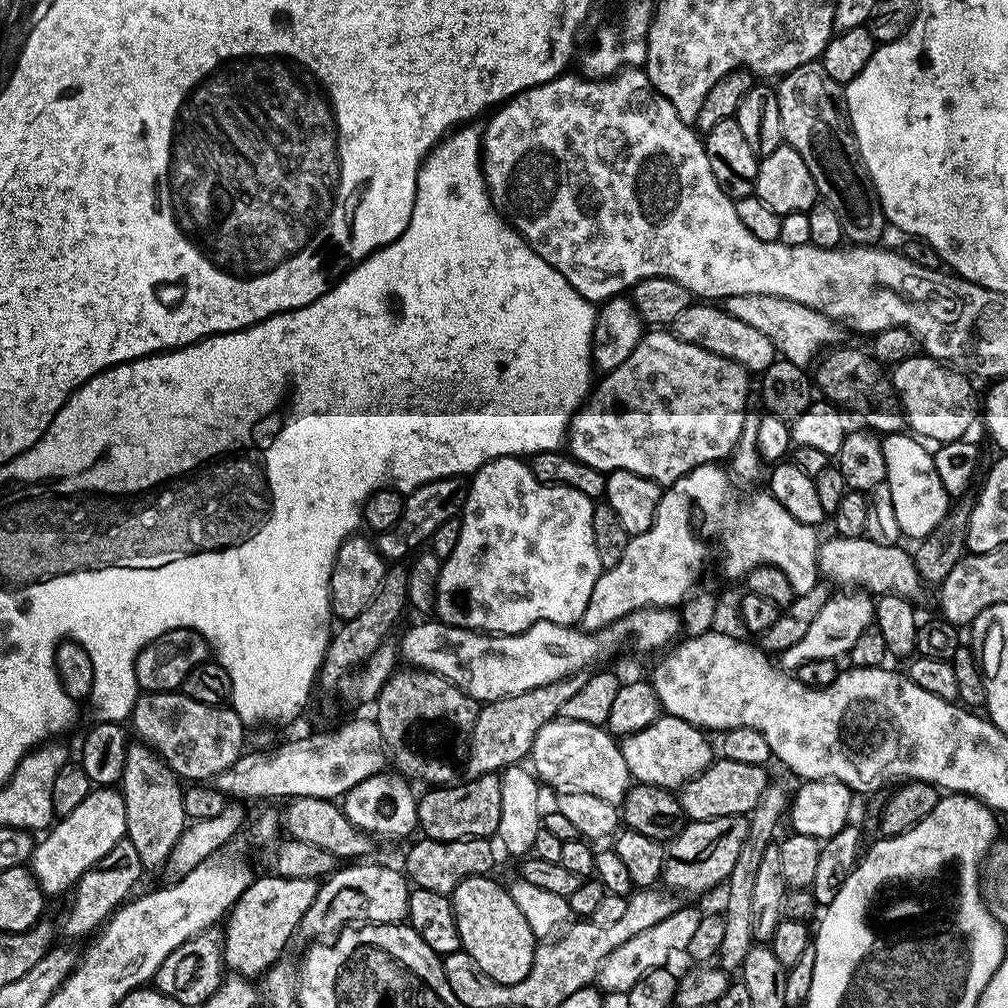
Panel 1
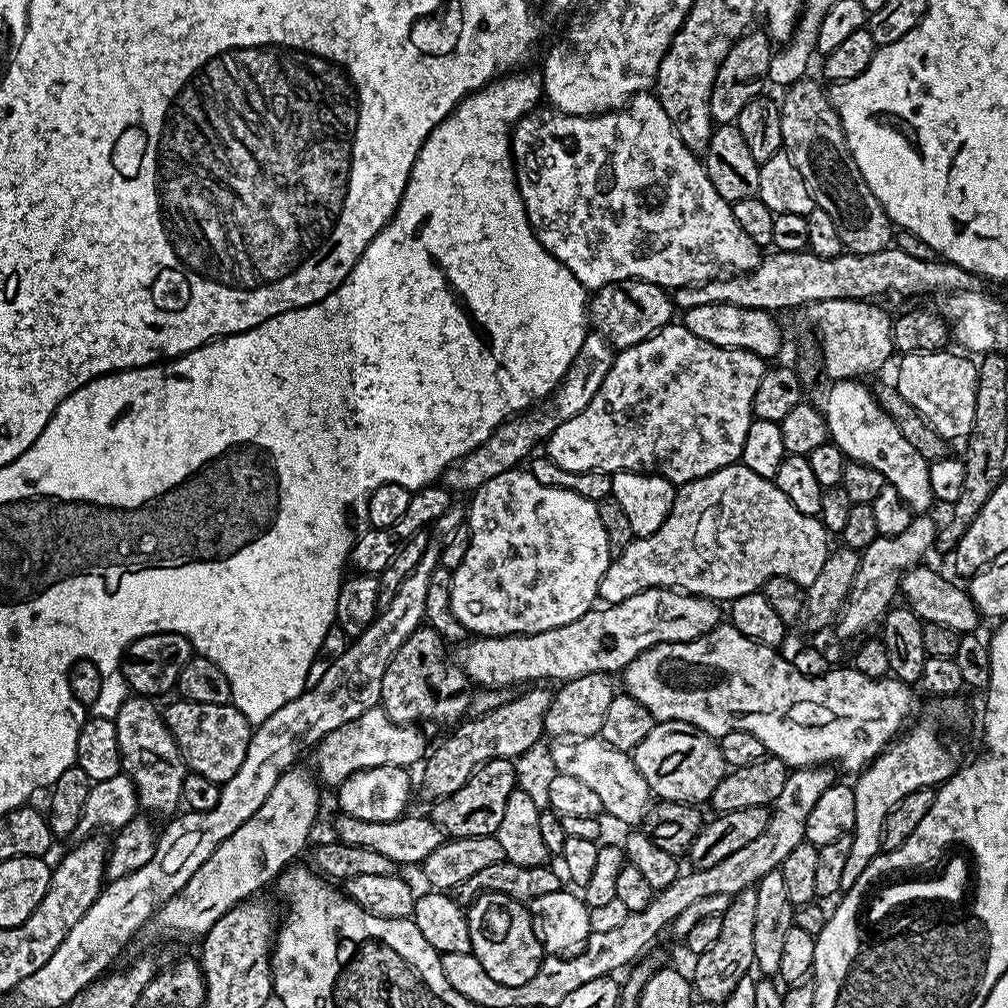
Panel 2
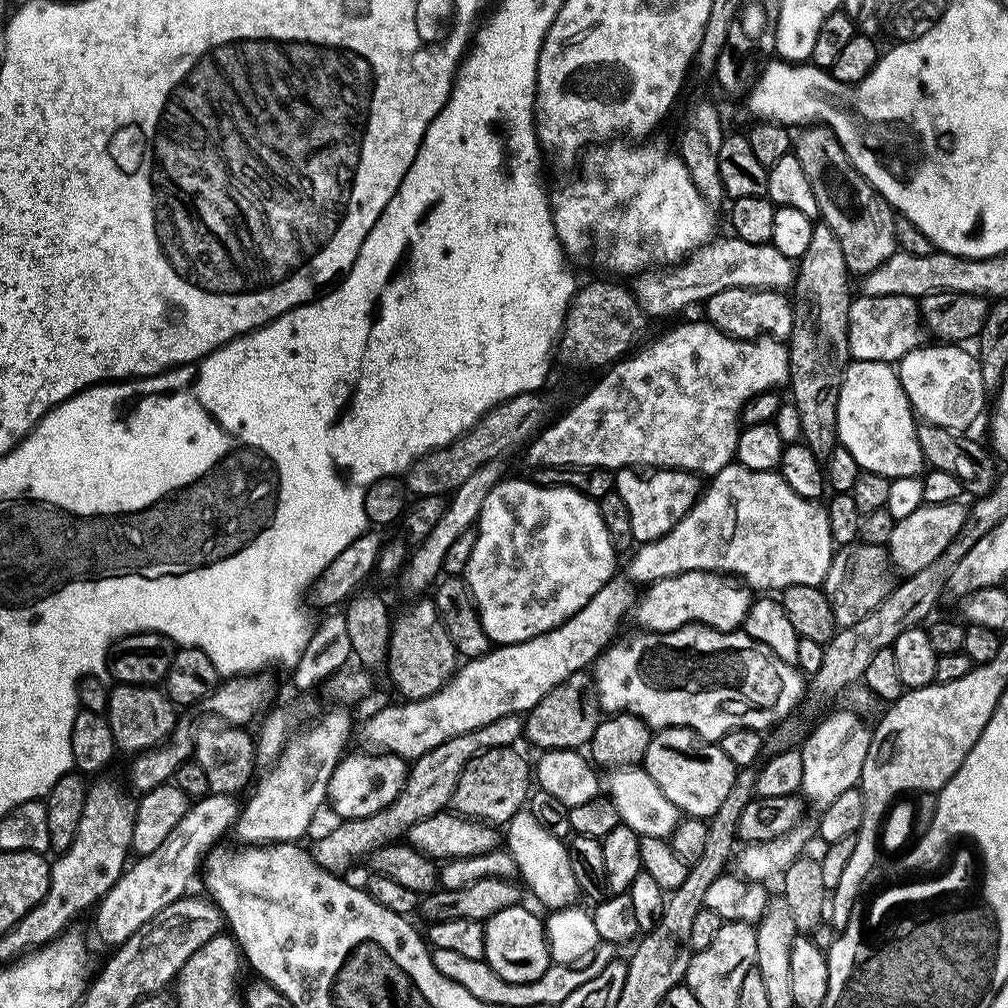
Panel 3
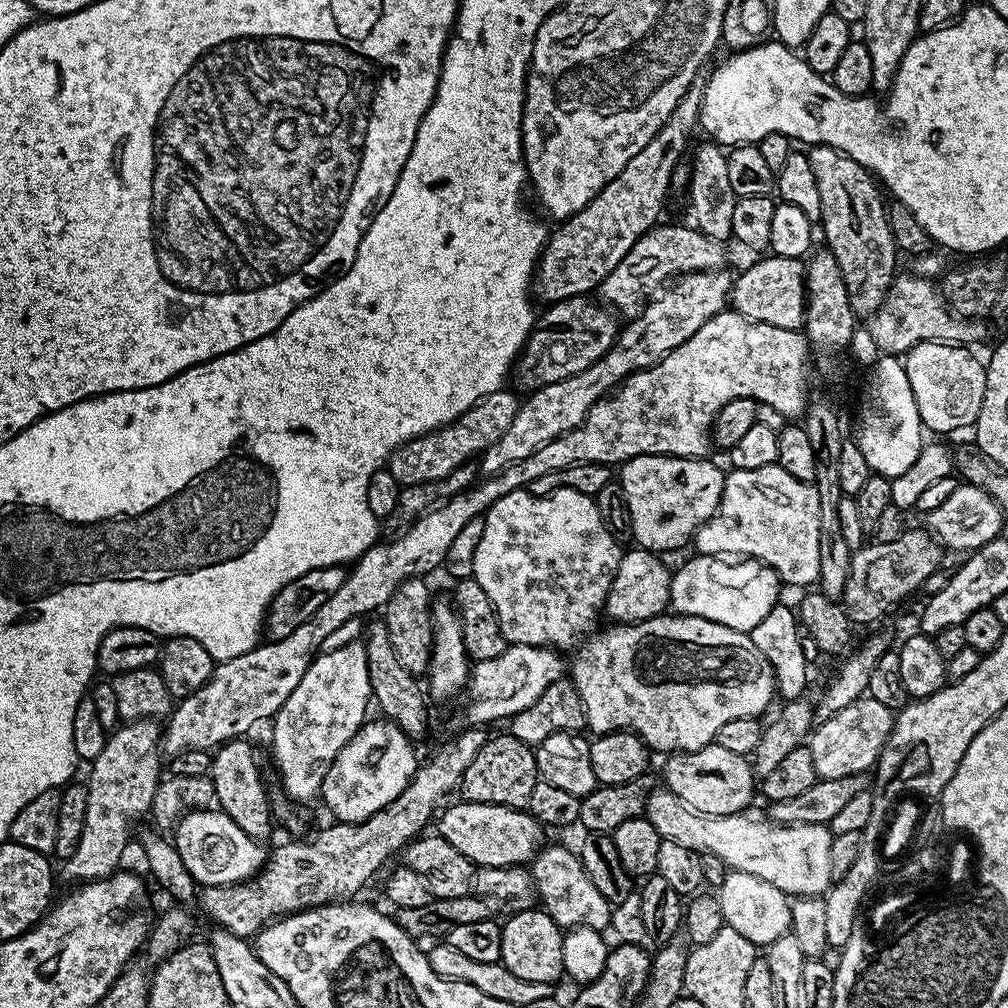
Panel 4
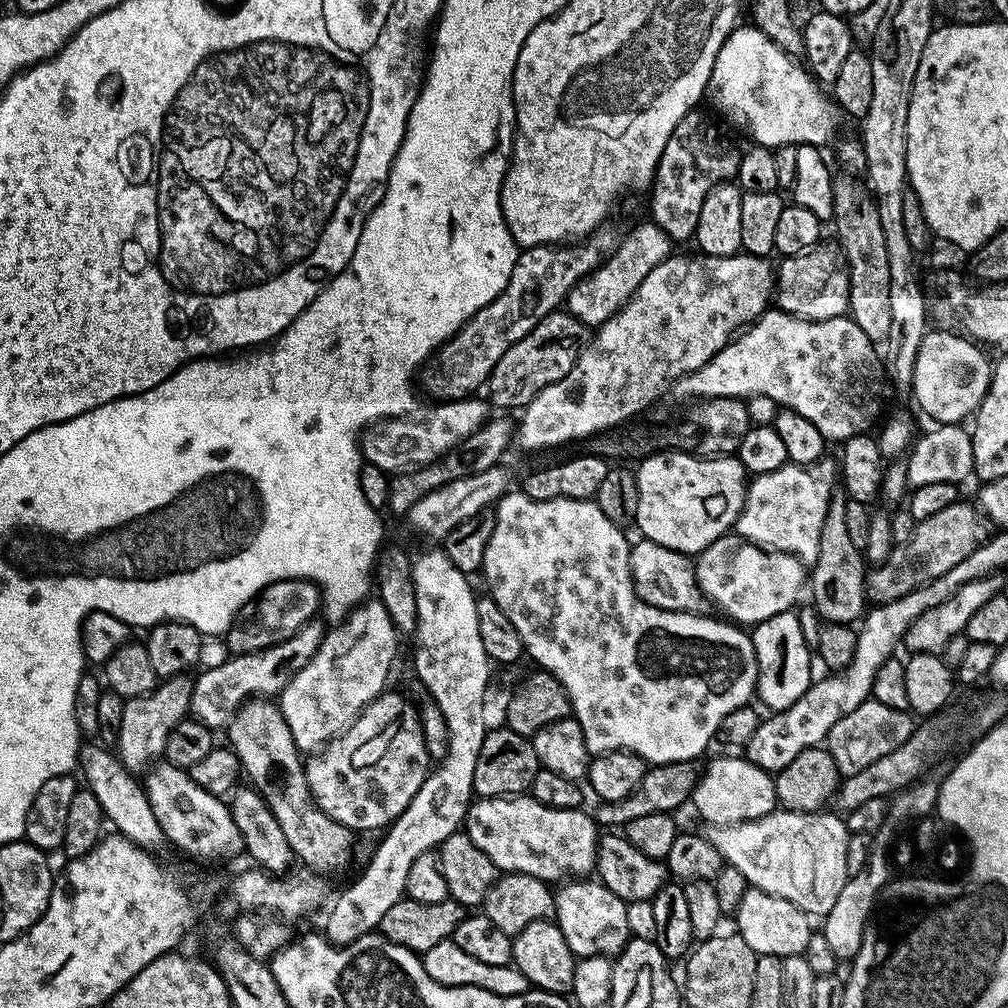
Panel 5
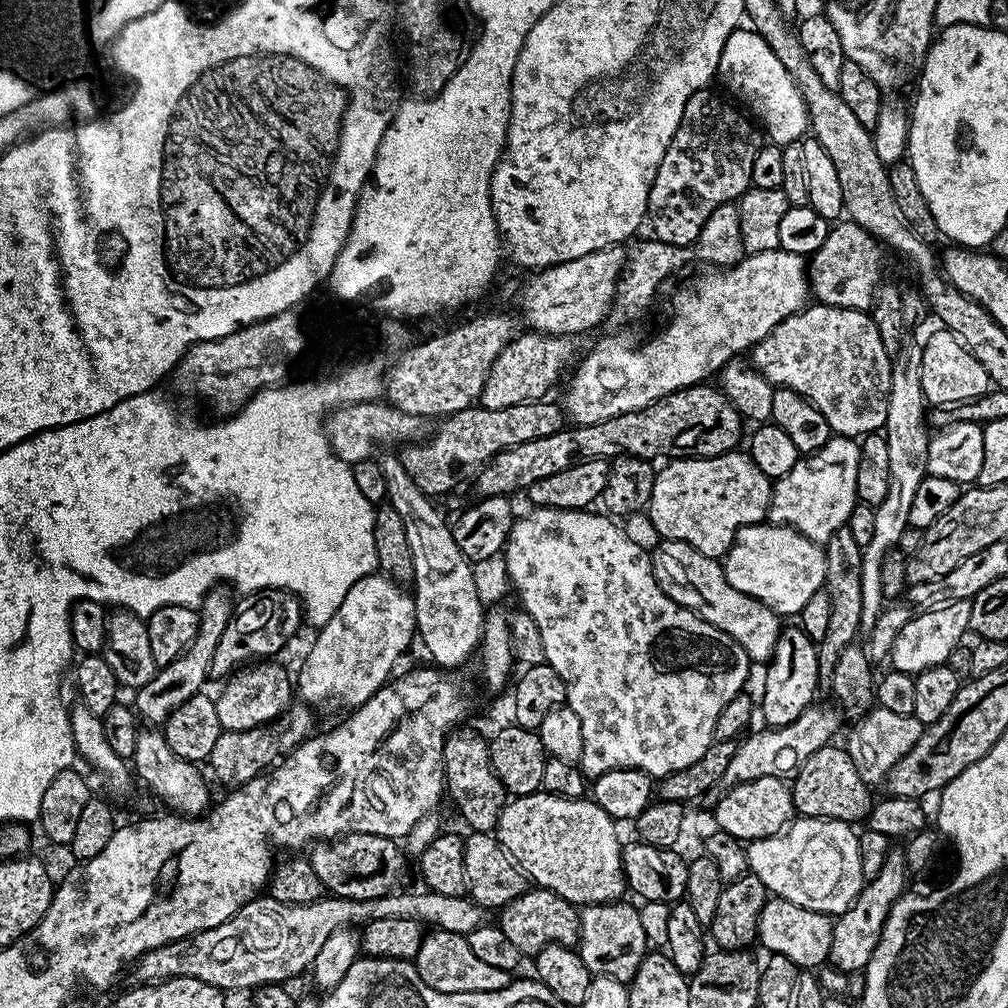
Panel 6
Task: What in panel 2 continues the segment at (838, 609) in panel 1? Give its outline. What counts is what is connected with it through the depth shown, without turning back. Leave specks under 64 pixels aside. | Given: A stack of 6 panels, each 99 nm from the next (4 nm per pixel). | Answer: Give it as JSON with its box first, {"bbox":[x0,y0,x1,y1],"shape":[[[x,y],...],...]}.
{"bbox":[834,515,938,636],"shape":[[[913,515],[910,526],[902,530],[897,536],[877,536],[870,546],[866,546],[860,552],[860,565],[858,574],[852,583],[852,589],[848,595],[848,601],[834,625],[834,631],[840,636],[856,636],[859,632],[870,627],[872,623],[879,621],[889,608],[893,607],[895,596],[900,592],[901,575],[910,568],[917,567],[920,560],[929,551],[933,551],[936,543],[938,524],[931,520],[931,515]]]}

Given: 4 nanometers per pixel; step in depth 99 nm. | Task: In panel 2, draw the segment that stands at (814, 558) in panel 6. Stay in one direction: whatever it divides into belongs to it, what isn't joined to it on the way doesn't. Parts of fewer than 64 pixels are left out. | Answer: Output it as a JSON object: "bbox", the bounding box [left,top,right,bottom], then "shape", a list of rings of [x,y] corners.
{"bbox":[458,588,722,690],"shape":[[[647,588],[642,590],[638,594],[634,594],[631,598],[626,598],[622,602],[617,604],[609,604],[607,606],[593,607],[592,611],[582,614],[576,620],[572,620],[569,624],[563,624],[558,626],[554,630],[546,630],[545,632],[535,632],[529,636],[486,636],[483,638],[472,638],[467,642],[461,643],[460,657],[458,657],[458,663],[464,675],[468,677],[469,681],[473,685],[479,686],[484,690],[492,690],[497,686],[504,686],[500,684],[524,684],[529,682],[552,682],[548,680],[556,680],[555,682],[563,682],[566,680],[573,680],[578,678],[582,674],[594,674],[595,672],[607,672],[609,674],[620,674],[627,664],[634,662],[634,658],[638,658],[638,654],[642,654],[646,650],[650,650],[654,646],[659,644],[669,644],[670,642],[686,642],[687,640],[693,640],[699,636],[705,636],[711,628],[717,627],[721,623],[722,617],[720,617],[721,605],[715,600],[708,600],[705,596],[690,596],[686,592],[679,590],[673,590],[671,588]]]}

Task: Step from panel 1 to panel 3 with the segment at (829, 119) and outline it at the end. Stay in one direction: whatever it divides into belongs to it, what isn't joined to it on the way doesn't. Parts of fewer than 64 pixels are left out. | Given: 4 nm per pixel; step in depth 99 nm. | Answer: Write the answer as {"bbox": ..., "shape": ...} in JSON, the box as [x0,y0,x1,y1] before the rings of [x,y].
{"bbox":[794,125,898,278],"shape":[[[826,125],[804,126],[799,129],[799,132],[794,140],[794,155],[798,158],[798,162],[802,162],[802,170],[806,170],[806,178],[810,178],[814,198],[818,198],[819,219],[826,226],[830,226],[834,234],[838,234],[838,242],[842,242],[842,254],[846,254],[849,273],[856,275],[857,272],[857,277],[862,278],[870,270],[882,266],[882,262],[886,262],[886,258],[890,258],[898,250],[894,209],[879,196],[874,186],[870,186],[870,182],[866,182],[866,178],[862,178],[862,174],[858,174],[846,150],[842,150],[838,138]]]}

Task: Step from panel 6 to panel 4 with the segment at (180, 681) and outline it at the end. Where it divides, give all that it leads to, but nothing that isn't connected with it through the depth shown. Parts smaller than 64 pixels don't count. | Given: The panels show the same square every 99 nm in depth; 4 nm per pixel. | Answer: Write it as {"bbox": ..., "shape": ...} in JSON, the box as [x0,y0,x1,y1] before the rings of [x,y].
{"bbox":[63,720,162,882],"shape":[[[129,720],[121,723],[109,735],[106,746],[102,746],[102,754],[91,761],[92,773],[86,779],[86,826],[82,826],[82,838],[78,840],[78,850],[68,860],[63,861],[64,876],[72,882],[87,882],[90,880],[107,880],[113,872],[121,867],[120,859],[128,848],[128,831],[132,823],[140,815],[147,813],[152,807],[152,799],[158,790],[162,773],[162,728],[156,720]]]}

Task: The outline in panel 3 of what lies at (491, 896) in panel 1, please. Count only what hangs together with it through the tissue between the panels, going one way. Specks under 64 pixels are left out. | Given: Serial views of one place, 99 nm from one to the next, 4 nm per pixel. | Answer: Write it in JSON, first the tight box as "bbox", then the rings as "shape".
{"bbox":[484,903,550,982],"shape":[[[523,903],[510,906],[506,910],[498,910],[484,926],[484,958],[498,978],[506,978],[506,982],[534,982],[546,974],[550,967],[548,940],[544,936],[544,922]]]}

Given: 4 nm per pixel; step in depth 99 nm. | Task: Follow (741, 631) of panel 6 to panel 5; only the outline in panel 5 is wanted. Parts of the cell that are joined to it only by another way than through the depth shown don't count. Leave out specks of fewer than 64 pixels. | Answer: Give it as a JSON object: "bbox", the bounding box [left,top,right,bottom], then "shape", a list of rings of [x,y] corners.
{"bbox":[630,538,706,612],"shape":[[[640,538],[631,545],[630,570],[636,592],[650,606],[670,610],[671,612],[705,611],[706,597],[700,591],[700,583],[696,580],[696,569],[693,561],[683,552],[675,552],[666,546],[658,546],[654,542]]]}

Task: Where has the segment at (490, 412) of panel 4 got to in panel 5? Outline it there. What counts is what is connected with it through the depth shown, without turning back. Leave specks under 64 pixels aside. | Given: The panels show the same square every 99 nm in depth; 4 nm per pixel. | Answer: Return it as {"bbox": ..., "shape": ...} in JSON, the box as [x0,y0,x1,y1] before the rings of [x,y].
{"bbox":[360,394,489,477],"shape":[[[475,394],[464,400],[433,403],[433,408],[425,414],[424,420],[419,420],[419,415],[413,414],[411,416],[393,416],[378,420],[375,424],[369,424],[360,437],[360,451],[363,459],[369,464],[378,466],[378,470],[387,472],[389,477],[397,476],[399,472],[413,472],[443,461],[447,457],[444,456],[447,452],[455,453],[460,445],[466,442],[466,438],[470,438],[470,434],[477,432],[489,420],[489,401],[484,398],[479,400],[479,398],[480,396]]]}

